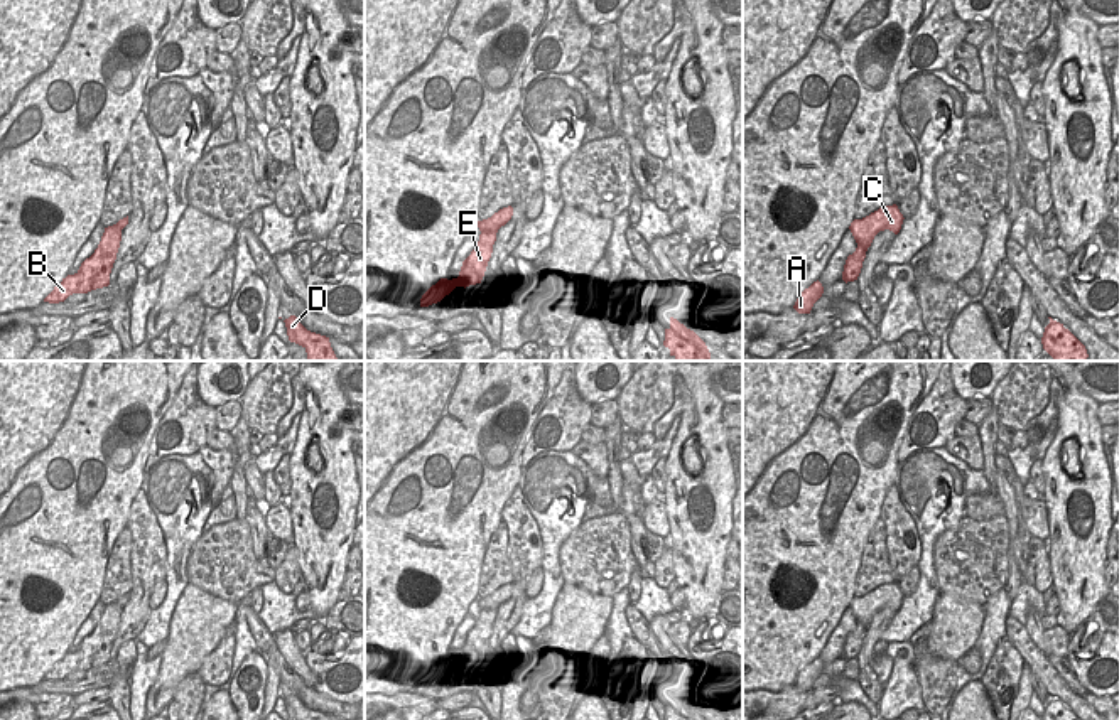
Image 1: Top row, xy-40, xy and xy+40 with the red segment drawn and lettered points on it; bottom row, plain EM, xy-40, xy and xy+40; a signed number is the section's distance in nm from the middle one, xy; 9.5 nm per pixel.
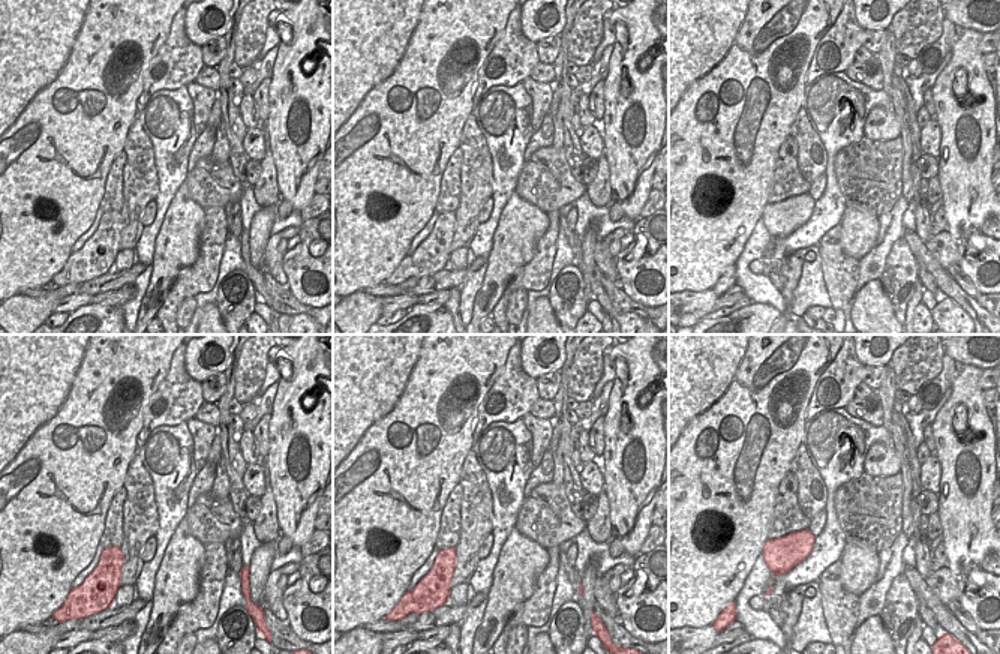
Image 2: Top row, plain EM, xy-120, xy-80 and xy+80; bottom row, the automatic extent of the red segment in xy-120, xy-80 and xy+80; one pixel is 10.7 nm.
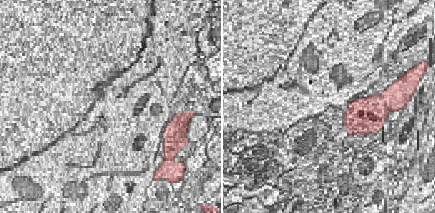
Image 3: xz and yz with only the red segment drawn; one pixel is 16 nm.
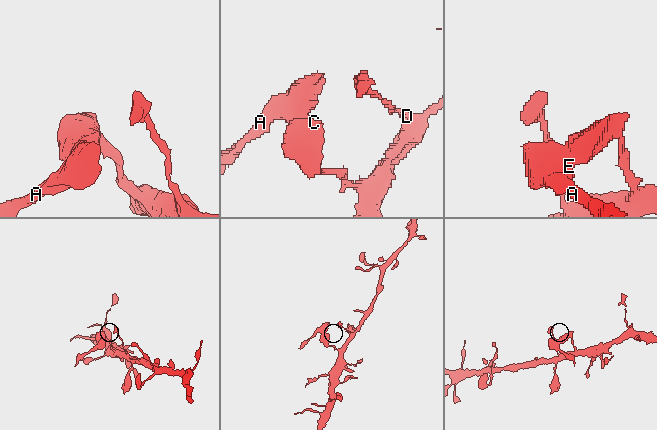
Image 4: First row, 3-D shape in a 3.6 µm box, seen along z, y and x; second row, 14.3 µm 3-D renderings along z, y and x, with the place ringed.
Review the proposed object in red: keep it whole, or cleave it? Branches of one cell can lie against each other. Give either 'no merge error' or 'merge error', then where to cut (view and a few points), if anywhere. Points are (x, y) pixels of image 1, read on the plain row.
merge error; cut xy (495, 609), (481, 611)

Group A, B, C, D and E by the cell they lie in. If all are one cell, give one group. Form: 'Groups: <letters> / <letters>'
Groups: A B E / C D.

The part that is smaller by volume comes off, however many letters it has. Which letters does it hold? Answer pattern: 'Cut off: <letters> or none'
Cut off: A, B, E

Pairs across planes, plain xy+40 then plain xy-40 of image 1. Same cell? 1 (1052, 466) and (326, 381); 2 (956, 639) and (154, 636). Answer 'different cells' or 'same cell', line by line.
1: same cell
2: different cells

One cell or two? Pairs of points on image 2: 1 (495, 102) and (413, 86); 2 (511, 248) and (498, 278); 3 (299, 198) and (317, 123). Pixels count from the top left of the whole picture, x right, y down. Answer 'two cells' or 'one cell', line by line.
1: two cells
2: one cell
3: one cell

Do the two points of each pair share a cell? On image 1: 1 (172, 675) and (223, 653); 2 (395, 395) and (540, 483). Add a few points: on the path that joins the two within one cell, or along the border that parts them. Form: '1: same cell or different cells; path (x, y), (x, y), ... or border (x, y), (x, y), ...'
1: different cells; border (225, 628), (221, 641), (194, 671)
2: different cells; border (522, 469), (517, 484)

